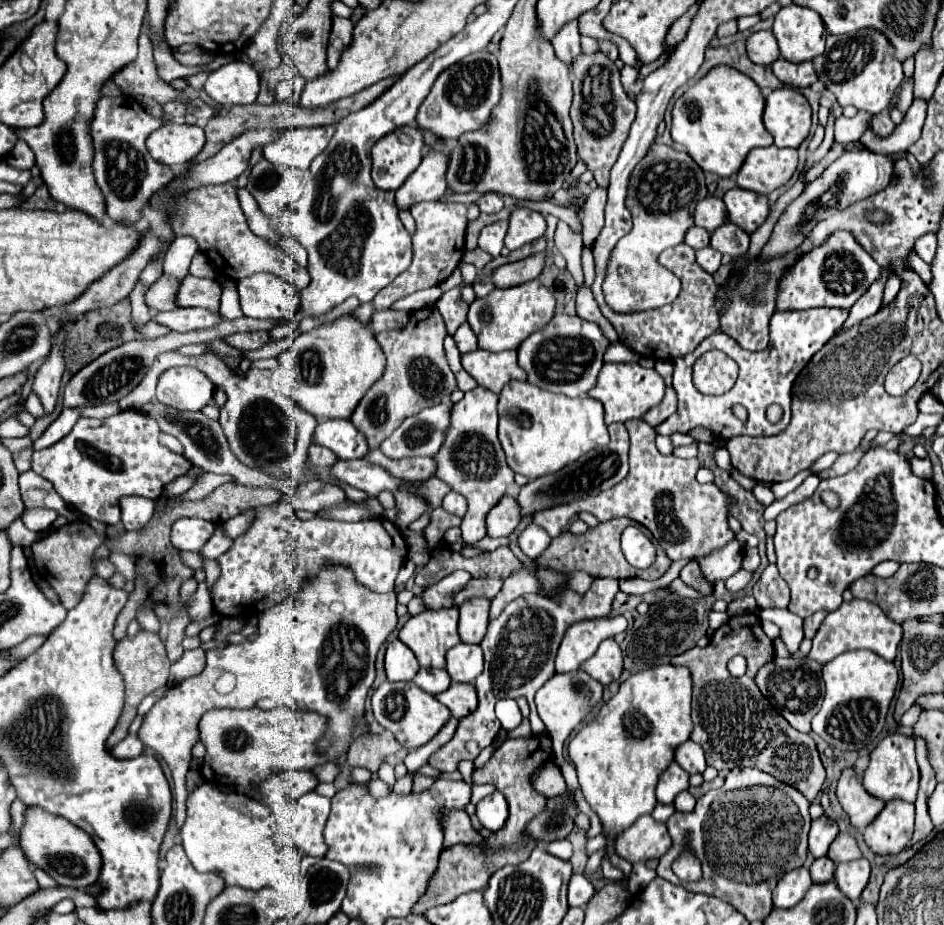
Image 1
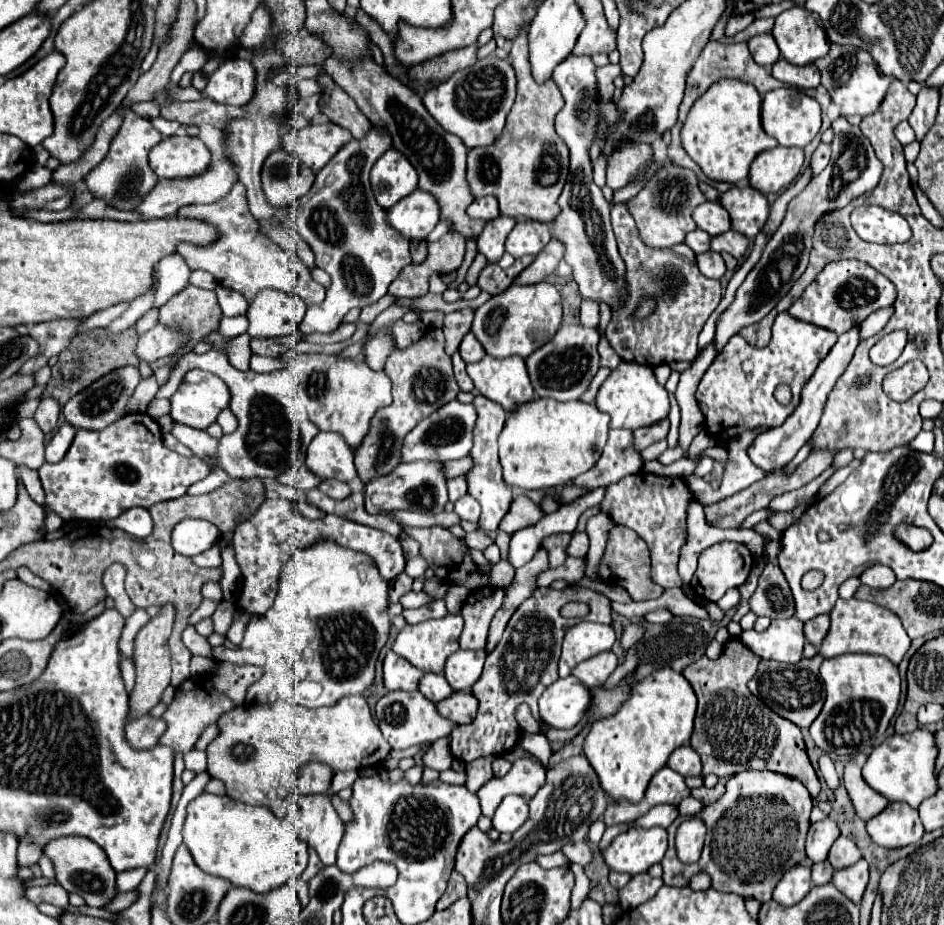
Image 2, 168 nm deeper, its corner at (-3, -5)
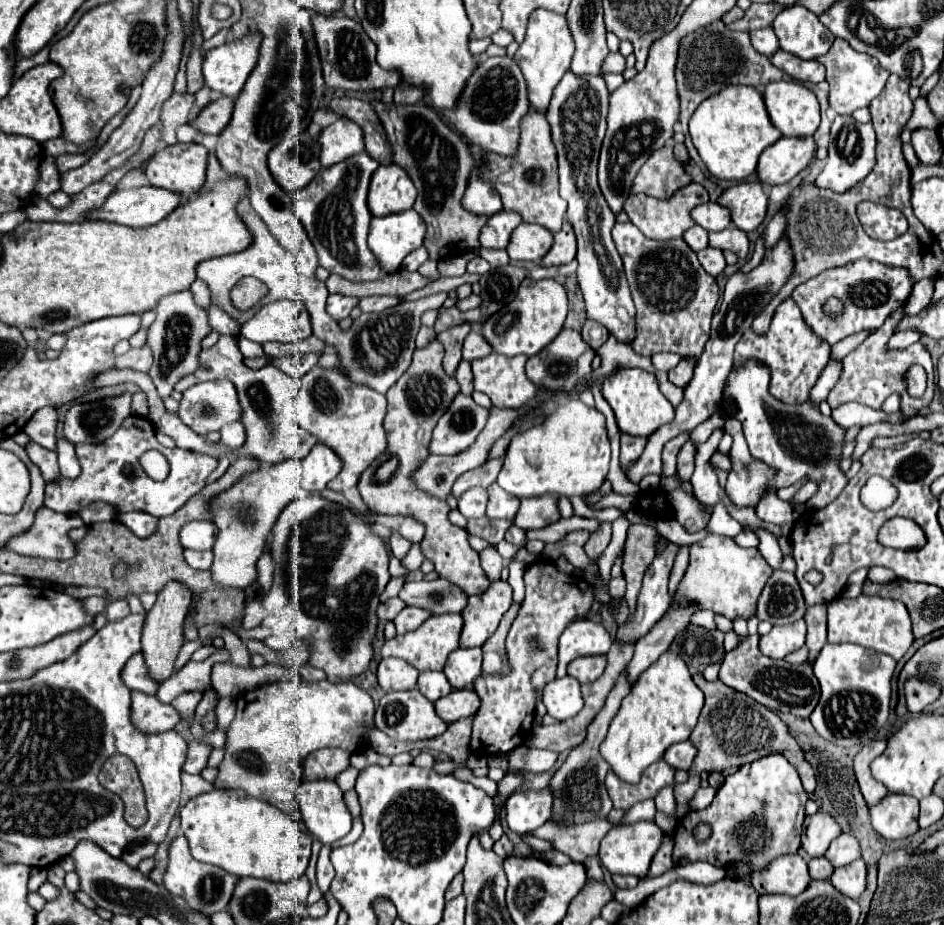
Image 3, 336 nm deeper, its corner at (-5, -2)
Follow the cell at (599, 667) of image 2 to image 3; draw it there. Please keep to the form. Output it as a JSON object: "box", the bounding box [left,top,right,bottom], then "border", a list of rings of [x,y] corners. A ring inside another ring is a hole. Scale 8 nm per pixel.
{"box":[567,656,607,684],"border":[[[605,656],[577,658],[577,660],[569,662],[567,674],[577,678],[581,684],[587,684],[587,682],[595,682],[603,674],[605,666],[607,666],[607,658]]]}

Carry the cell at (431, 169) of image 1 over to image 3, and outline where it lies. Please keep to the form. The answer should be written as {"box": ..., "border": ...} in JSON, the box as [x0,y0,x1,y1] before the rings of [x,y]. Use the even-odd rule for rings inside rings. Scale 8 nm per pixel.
{"box":[369,210,425,274],"border":[[[415,210],[405,214],[391,214],[389,218],[373,218],[369,226],[369,250],[373,250],[379,268],[385,274],[393,274],[401,268],[407,254],[423,246],[425,222]]]}

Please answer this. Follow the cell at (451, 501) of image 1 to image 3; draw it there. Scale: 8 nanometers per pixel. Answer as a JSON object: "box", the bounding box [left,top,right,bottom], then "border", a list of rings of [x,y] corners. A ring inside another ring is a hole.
{"box":[459,488,489,518],"border":[[[471,488],[459,498],[459,512],[465,518],[481,518],[485,516],[487,502],[489,502],[489,494],[485,488]]]}

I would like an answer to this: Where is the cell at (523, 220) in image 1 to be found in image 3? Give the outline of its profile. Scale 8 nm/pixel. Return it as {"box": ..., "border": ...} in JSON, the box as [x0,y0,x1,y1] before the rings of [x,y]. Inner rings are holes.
{"box":[507,224,553,260],"border":[[[521,224],[513,230],[507,254],[511,260],[541,260],[553,244],[553,234],[537,224]]]}

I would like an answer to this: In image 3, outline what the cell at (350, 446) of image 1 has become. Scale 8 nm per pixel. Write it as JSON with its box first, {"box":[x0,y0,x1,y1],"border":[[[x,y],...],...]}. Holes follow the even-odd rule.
{"box":[303,444,341,492],"border":[[[315,444],[303,458],[303,490],[321,492],[329,480],[341,472],[341,460],[325,444]]]}

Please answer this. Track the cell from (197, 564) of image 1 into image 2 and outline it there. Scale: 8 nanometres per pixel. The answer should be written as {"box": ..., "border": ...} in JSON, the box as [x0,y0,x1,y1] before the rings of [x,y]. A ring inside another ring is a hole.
{"box":[201,582,223,603],"border":[[[207,582],[201,590],[203,598],[208,598],[220,603],[223,601],[223,593],[221,586],[218,582]]]}

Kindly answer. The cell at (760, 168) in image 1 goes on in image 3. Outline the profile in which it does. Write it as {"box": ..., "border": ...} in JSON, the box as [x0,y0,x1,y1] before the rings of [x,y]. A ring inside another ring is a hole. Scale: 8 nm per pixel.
{"box":[757,136,815,186],"border":[[[813,136],[807,138],[779,138],[773,146],[769,146],[757,166],[757,176],[763,184],[775,186],[785,184],[795,178],[801,170],[807,168],[815,154]]]}

